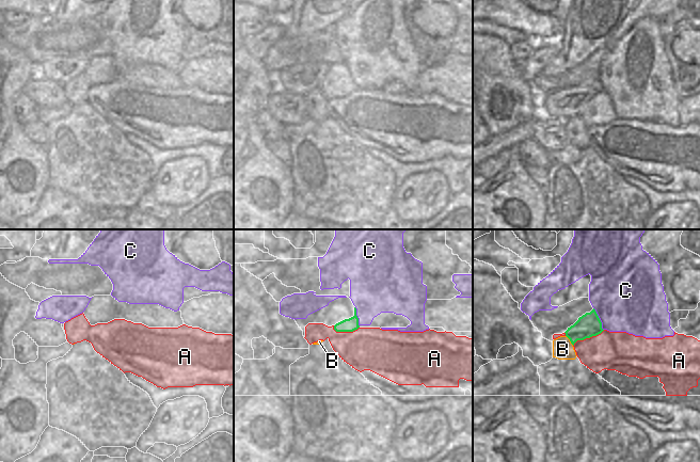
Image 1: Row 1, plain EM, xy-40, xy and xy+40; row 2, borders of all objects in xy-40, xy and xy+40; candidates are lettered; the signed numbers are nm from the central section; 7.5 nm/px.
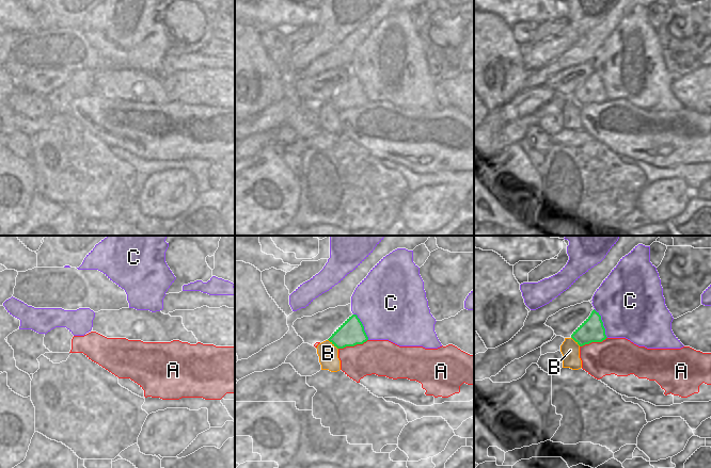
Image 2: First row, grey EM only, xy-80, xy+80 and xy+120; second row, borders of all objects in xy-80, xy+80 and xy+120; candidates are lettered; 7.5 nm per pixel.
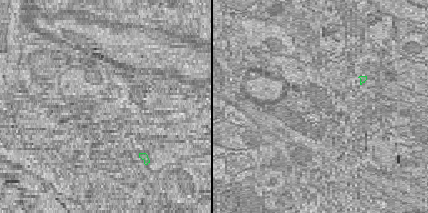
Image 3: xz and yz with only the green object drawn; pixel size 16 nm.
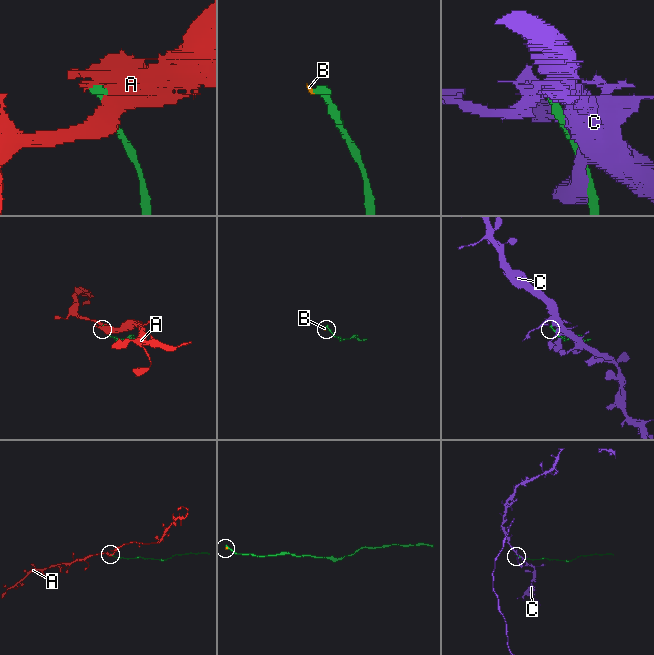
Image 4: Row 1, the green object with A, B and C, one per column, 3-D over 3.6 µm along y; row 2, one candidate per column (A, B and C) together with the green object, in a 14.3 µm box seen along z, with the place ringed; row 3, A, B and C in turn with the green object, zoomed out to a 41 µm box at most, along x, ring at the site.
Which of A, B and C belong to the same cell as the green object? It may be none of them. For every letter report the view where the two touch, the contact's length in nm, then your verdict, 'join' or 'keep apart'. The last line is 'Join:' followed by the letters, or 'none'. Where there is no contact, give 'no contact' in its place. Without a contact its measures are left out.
A: xy+40 | 260 nm | keep apart
B: xy+40 | 100 nm | join
C: xy+40 | 190 nm | keep apart
Join: B

